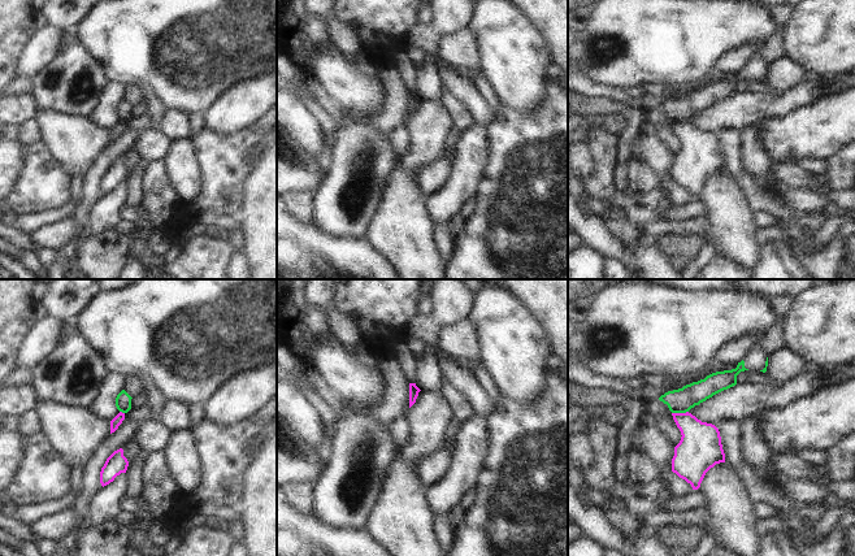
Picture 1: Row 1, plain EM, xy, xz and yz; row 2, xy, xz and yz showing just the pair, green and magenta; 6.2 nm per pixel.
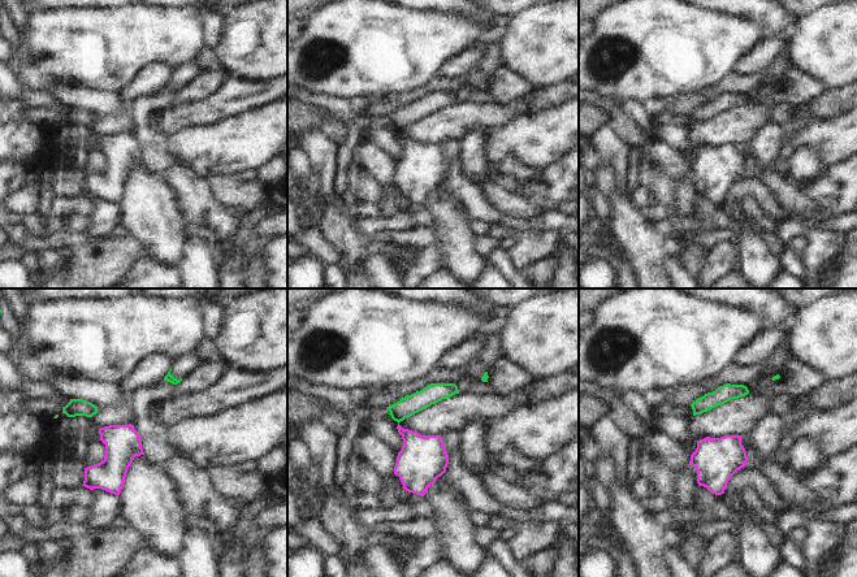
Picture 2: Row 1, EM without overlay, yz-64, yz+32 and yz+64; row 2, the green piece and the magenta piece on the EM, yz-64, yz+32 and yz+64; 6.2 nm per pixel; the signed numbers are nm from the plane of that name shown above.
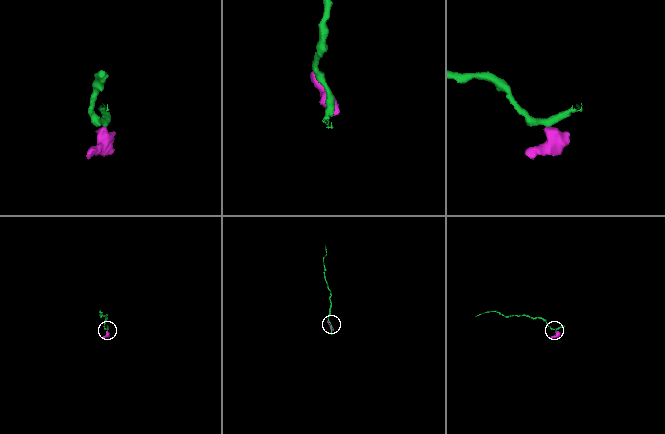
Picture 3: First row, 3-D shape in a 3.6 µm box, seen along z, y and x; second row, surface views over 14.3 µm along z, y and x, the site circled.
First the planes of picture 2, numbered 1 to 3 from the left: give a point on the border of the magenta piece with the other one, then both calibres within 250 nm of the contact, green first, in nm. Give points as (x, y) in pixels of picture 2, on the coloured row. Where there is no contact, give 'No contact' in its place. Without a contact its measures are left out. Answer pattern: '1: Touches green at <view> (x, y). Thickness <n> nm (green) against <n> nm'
1: No contact
2: No contact
3: No contact.

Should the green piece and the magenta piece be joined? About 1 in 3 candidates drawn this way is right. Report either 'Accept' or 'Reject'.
Reject.

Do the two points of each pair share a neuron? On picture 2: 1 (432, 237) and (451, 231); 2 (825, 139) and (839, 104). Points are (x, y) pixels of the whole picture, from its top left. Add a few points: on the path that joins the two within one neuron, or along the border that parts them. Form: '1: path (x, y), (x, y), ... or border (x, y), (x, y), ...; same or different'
1: border (433, 229), (438, 235), (437, 242); different
2: border (843, 112), (822, 120), (813, 120), (805, 126); different

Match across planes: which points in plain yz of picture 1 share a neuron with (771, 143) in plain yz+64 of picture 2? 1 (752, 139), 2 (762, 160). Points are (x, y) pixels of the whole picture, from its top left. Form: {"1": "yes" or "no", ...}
{"1": "yes", "2": "yes"}

